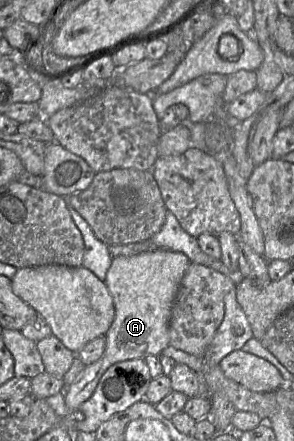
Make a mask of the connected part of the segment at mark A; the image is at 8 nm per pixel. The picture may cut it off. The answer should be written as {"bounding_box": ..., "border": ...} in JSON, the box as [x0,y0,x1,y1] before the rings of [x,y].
{"bounding_box":[65,249,191,411],"border":[[[154,249],[134,256],[116,256],[107,271],[105,280],[114,302],[114,319],[106,332],[103,356],[85,367],[77,381],[67,386],[65,404],[76,411],[95,391],[99,380],[112,365],[147,356],[160,356],[169,343],[169,324],[172,308],[181,281],[191,261],[183,253]]]}

